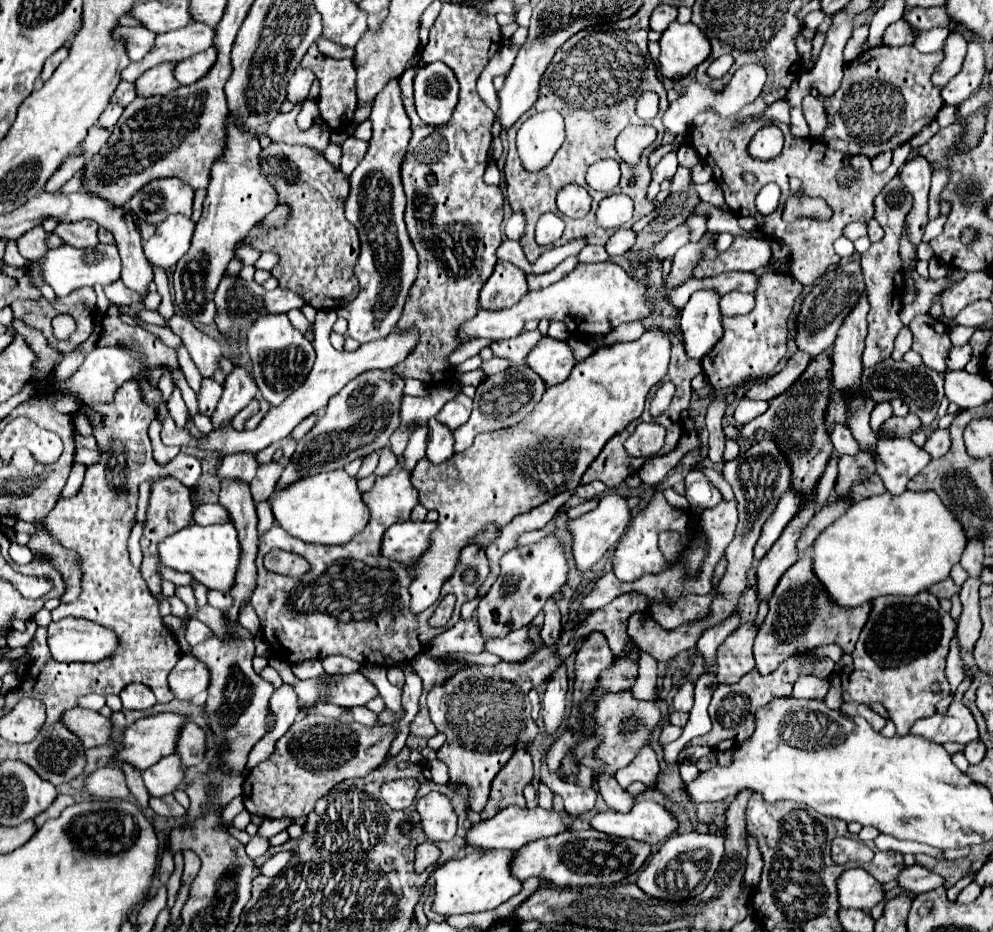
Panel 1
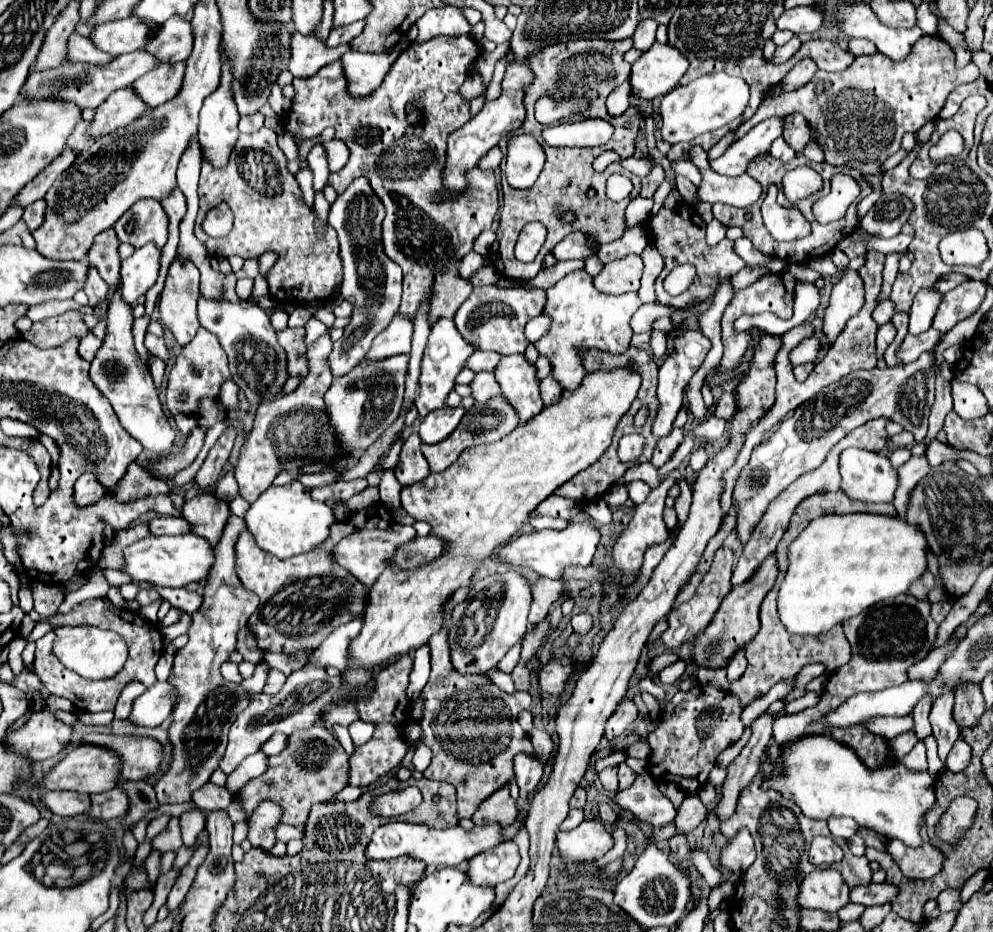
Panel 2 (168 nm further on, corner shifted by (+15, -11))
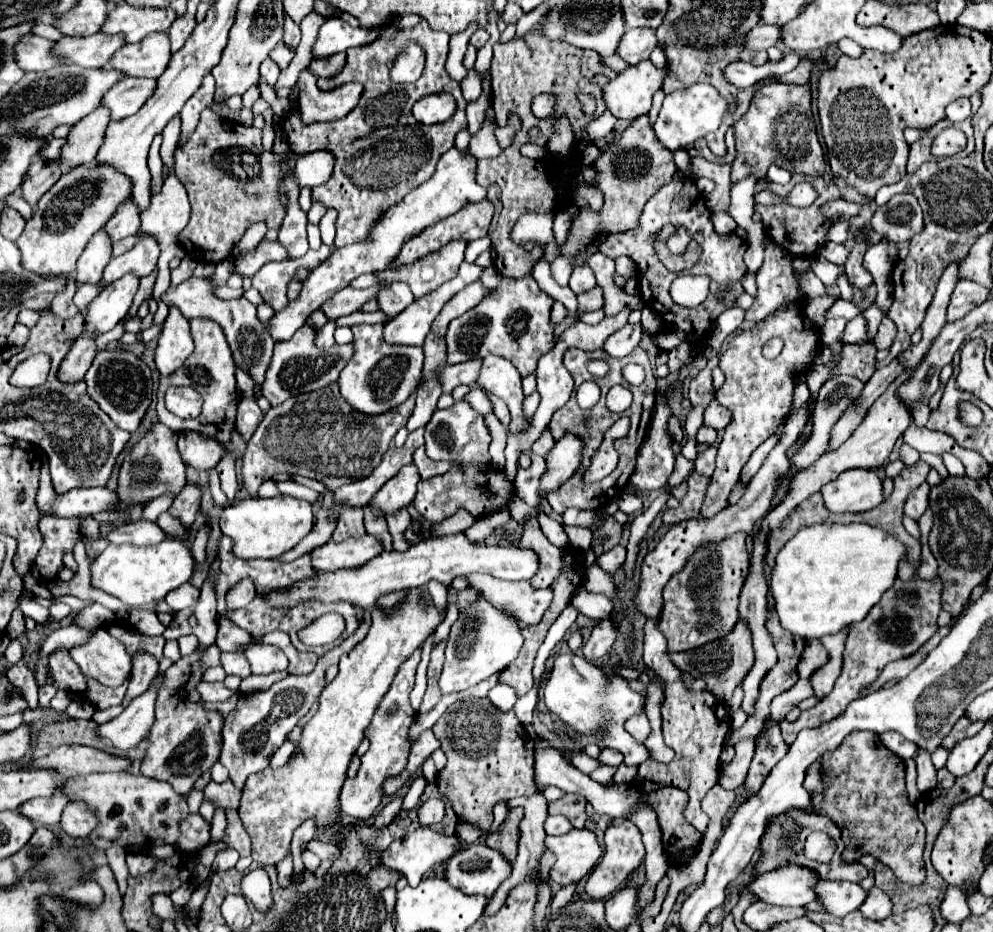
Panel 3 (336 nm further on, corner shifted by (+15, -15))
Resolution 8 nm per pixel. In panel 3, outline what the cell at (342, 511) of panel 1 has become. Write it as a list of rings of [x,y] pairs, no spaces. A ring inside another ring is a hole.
[[[276,495],[272,499],[244,499],[224,507],[220,515],[224,535],[234,539],[234,553],[242,559],[278,559],[296,547],[314,527],[312,503],[294,499],[290,495]]]

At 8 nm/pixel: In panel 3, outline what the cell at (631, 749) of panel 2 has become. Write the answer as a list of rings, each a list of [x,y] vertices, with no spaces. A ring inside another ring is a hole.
[[[602,749],[600,753],[602,763],[606,765],[620,765],[624,761],[624,755],[620,755],[620,751],[612,751],[612,749]]]

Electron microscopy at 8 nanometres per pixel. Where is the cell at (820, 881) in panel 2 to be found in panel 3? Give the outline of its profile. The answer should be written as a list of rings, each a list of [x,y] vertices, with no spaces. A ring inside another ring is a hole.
[[[782,867],[756,877],[748,883],[748,889],[758,895],[760,901],[782,907],[806,907],[818,901],[814,885],[820,875],[808,867]]]

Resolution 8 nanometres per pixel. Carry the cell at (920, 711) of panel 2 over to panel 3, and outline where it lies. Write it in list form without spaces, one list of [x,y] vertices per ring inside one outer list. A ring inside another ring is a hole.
[[[918,751],[916,755],[916,767],[918,767],[918,791],[930,791],[938,785],[936,781],[936,767],[930,761],[930,755],[926,751]]]

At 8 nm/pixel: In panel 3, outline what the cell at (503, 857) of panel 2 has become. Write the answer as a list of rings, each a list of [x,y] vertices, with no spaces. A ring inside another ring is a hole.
[[[482,841],[456,853],[446,865],[446,881],[466,895],[490,897],[510,875],[512,863]]]

